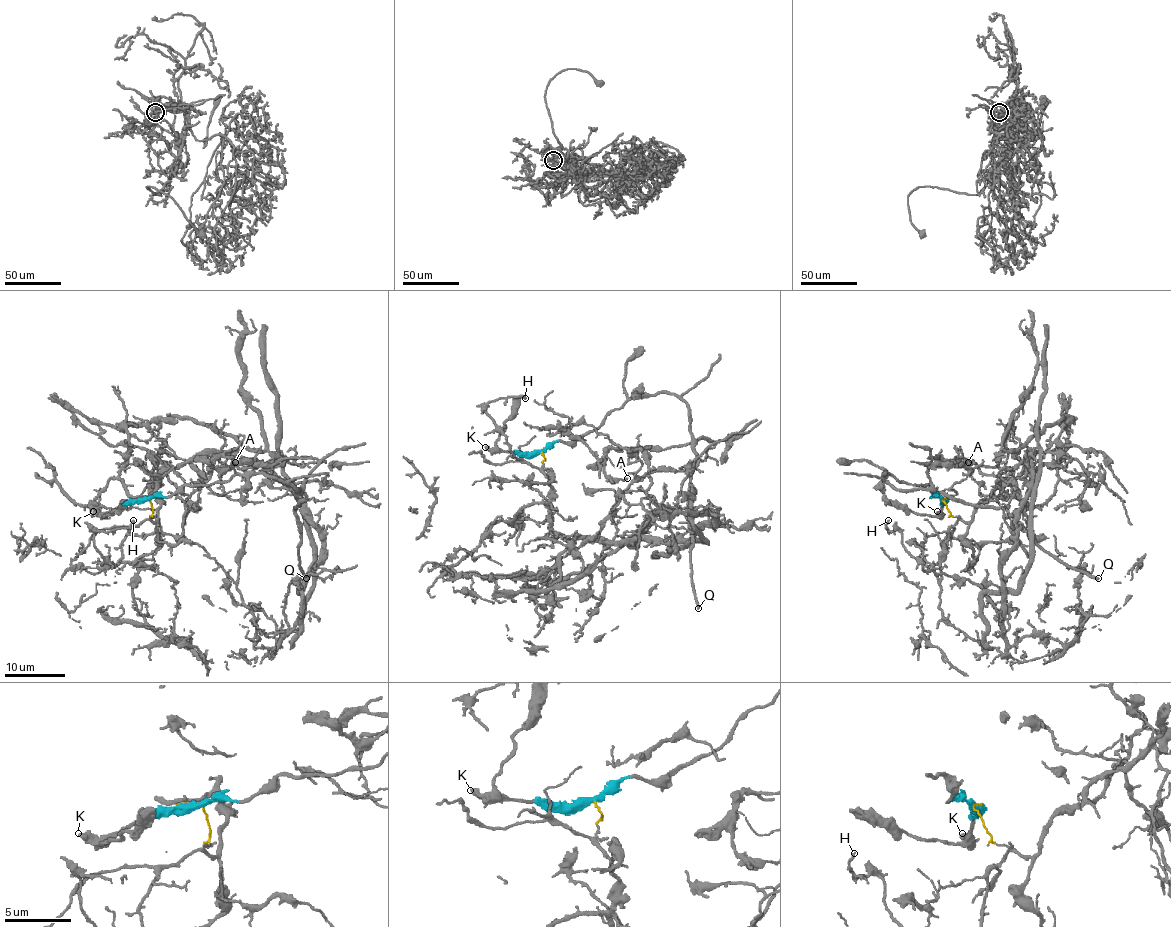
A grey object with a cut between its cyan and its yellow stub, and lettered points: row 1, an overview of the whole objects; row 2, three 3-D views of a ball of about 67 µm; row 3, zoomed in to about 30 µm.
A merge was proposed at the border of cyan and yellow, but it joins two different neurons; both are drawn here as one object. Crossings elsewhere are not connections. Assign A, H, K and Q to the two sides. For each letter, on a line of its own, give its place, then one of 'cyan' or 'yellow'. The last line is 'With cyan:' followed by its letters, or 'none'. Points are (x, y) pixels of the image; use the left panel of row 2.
A: at (235, 462); cyan
H: at (133, 520); yellow
K: at (93, 511); cyan
Q: at (306, 578); cyan
With cyan: A, K, Q

